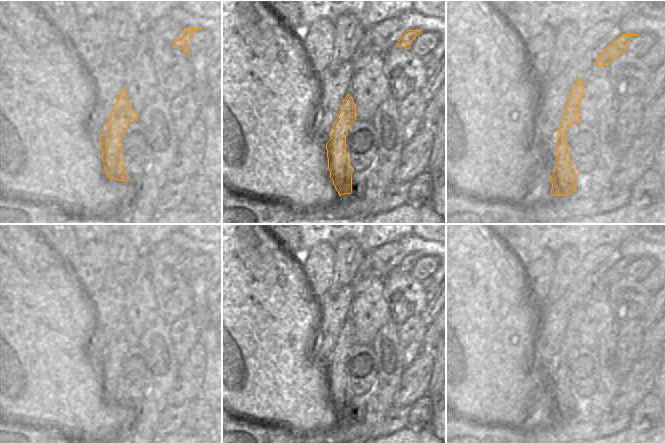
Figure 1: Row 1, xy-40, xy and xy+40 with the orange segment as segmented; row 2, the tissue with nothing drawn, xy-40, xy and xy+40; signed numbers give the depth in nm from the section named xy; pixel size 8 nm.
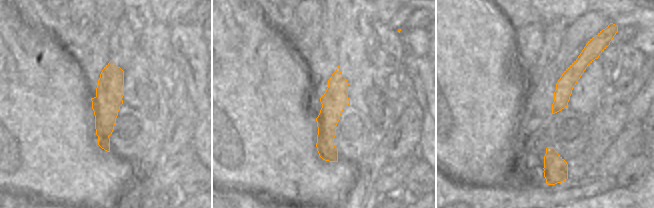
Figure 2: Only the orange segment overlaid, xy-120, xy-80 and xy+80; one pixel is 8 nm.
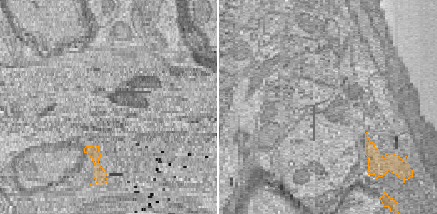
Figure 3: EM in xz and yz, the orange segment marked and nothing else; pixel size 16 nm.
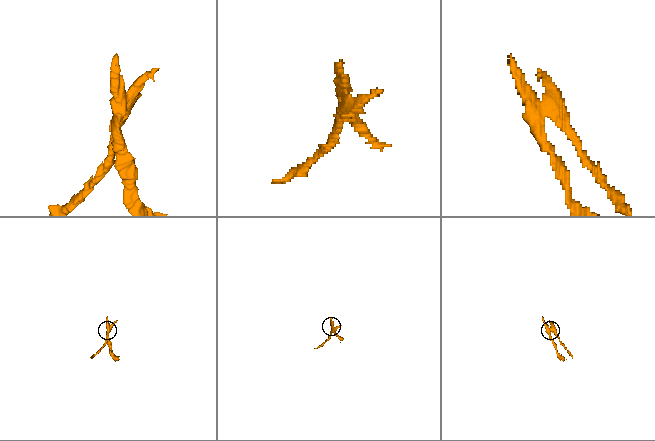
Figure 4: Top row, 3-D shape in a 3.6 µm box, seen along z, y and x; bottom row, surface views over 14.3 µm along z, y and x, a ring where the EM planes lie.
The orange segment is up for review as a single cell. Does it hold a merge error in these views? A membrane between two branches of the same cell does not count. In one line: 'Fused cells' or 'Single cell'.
Fused cells.

